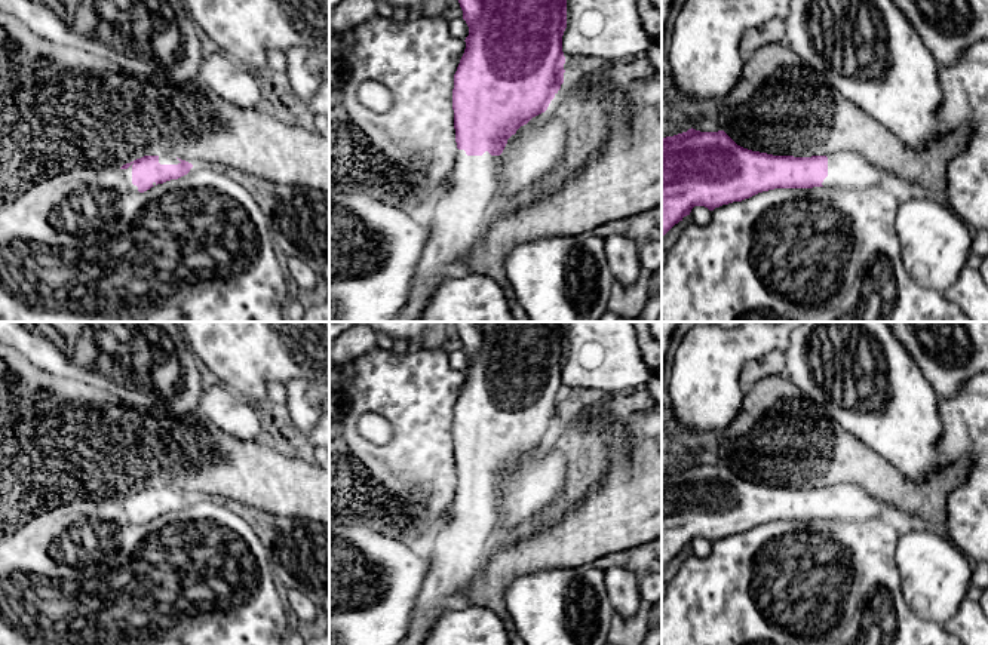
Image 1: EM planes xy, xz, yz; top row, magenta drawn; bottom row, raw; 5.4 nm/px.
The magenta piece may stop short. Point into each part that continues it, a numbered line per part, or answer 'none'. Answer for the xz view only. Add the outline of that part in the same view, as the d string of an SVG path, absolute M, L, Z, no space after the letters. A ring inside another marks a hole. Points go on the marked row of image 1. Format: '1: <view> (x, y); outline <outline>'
1: xz (457, 218); outline M457 151L448 187L423 215L430 227L408 301L393 322L417 322L445 277L461 271L460 259L478 242L497 203L500 156Z

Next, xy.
1: xy (126, 172); outline M132 163L134 165L134 163ZM132 165L128 169L122 169L122 173L132 191L138 191L138 187L132 184Z

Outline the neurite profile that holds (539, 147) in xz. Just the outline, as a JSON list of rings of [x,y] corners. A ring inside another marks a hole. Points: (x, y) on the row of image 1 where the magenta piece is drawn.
[[[564,110],[544,111],[521,126],[500,154],[497,203],[518,197],[553,172],[565,159],[568,125]]]

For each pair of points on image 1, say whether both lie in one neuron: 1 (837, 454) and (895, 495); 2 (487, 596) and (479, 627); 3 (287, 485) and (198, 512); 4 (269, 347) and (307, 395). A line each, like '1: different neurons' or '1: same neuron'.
1: same neuron
2: different neurons
3: different neurons
4: different neurons

